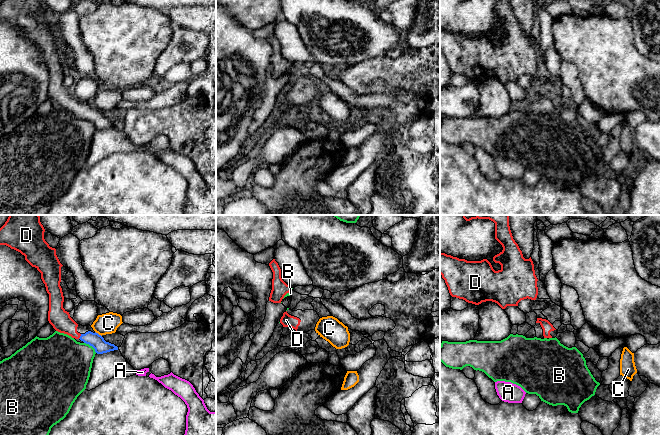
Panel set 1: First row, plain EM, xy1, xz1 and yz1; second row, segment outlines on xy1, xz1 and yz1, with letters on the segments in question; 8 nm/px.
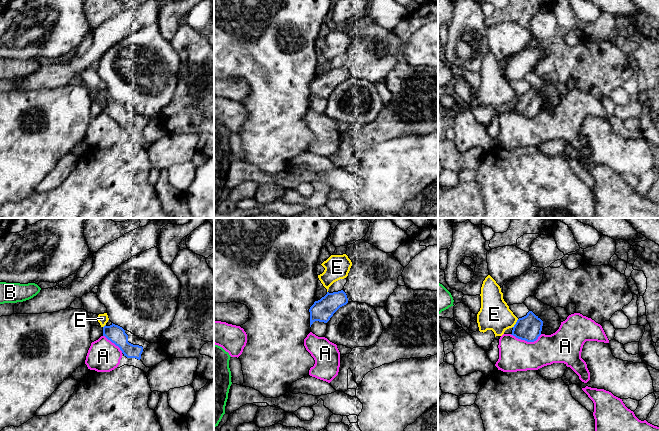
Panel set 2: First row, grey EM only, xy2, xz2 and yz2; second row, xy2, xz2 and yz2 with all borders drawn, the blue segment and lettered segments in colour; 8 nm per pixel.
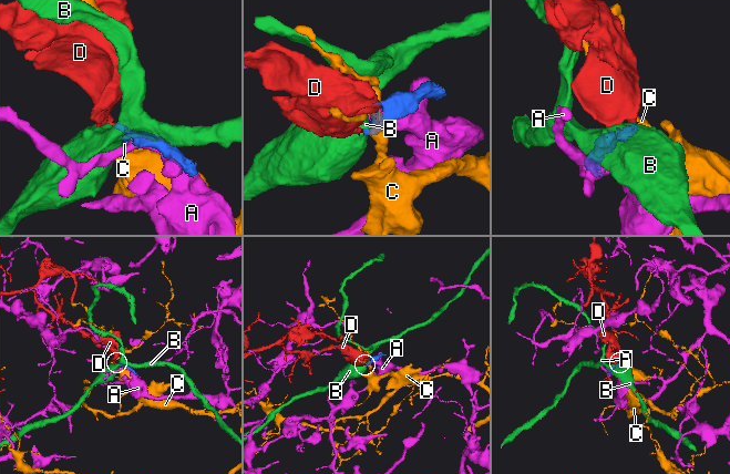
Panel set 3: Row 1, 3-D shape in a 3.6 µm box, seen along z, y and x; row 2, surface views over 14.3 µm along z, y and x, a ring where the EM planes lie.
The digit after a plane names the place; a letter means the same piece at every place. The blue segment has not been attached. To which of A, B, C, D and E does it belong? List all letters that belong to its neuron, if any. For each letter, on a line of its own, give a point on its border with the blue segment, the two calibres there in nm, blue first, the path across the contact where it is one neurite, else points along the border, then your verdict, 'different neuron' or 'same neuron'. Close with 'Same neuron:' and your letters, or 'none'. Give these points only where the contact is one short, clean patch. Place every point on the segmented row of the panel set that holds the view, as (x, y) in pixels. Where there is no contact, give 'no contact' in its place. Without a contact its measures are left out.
A: yz2 (526, 340) | 200/260 nm | different neuron
B: xy1 (91, 345) | 120/400 nm | along xy1 (84, 342), (88, 343), (96, 352) | different neuron
C: xy1 (97, 333) | 120/160 nm | along xy1 (95, 331), (101, 336) | different neuron
D: xy1 (80, 336) | 120/160 nm | across xy1 (95, 340), (80, 336), (60, 319) | same neuron
E: yz2 (516, 323) | 200/240 nm | along yz2 (518, 319), (511, 327) | different neuron
Same neuron: D

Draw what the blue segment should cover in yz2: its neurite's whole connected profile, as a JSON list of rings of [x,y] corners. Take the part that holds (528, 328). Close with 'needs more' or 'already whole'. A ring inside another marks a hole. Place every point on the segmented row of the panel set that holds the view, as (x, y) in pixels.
[[[529,311],[526,316],[517,320],[512,327],[511,335],[527,342],[534,342],[541,335],[542,326],[543,321],[532,311]]]; already whole

